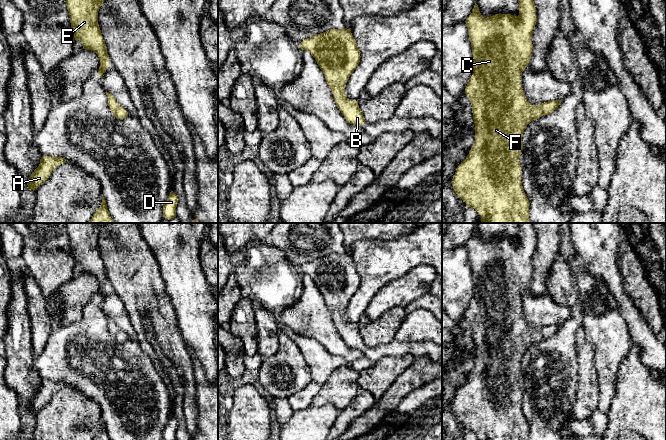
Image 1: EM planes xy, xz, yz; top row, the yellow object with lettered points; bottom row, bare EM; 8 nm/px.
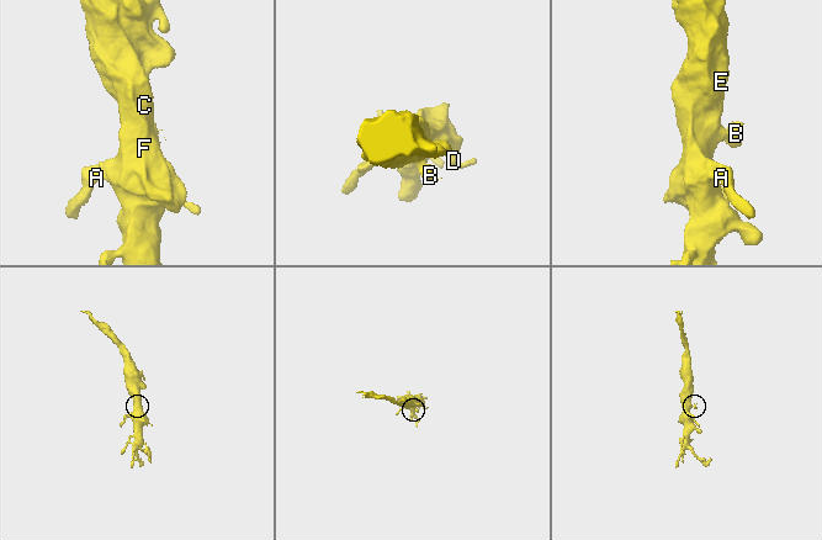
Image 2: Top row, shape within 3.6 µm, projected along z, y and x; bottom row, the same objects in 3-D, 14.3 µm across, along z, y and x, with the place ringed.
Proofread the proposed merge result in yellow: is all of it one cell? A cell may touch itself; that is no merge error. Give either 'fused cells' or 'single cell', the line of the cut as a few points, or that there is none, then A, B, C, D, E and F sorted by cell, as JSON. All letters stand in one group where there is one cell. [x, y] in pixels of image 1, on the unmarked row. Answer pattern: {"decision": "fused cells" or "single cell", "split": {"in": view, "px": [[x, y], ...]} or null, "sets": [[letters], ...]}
{"decision": "single cell", "split": null, "sets": [["A", "B", "C", "D", "E", "F"]]}

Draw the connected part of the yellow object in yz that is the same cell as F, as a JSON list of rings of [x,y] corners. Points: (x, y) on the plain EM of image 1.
[[[518,223],[519,239],[495,238],[484,242],[475,227],[472,237],[466,243],[468,259],[474,283],[474,297],[465,312],[475,347],[475,365],[466,383],[457,391],[452,410],[466,431],[475,433],[481,440],[529,440],[529,424],[522,410],[522,392],[519,386],[522,359],[527,349],[548,339],[558,332],[562,324],[553,324],[531,329],[522,312],[522,296],[528,290],[532,279],[532,257],[535,252],[536,232],[533,223]]]

